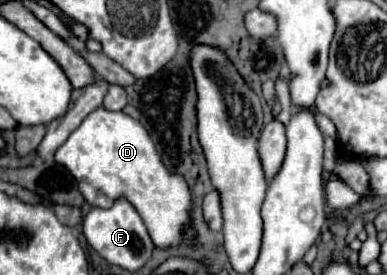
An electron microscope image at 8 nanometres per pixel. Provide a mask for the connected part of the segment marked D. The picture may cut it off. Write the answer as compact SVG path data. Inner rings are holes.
M97 107L55 151L55 159L79 181L79 191L93 207L109 209L117 197L125 197L145 221L157 249L181 245L181 241L185 241L185 245L197 243L199 235L191 223L189 209L193 209L193 199L187 181L161 165L161 155L153 139L145 133L145 127L129 115Z

